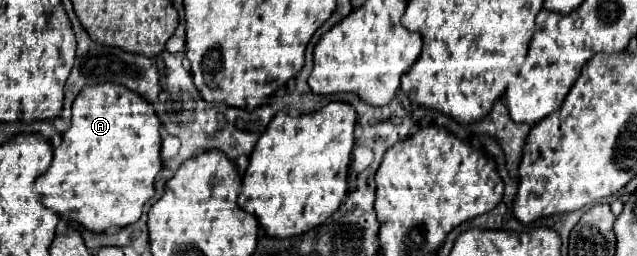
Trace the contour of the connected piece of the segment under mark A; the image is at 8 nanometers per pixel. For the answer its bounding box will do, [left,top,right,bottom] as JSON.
[36,82,162,232]

